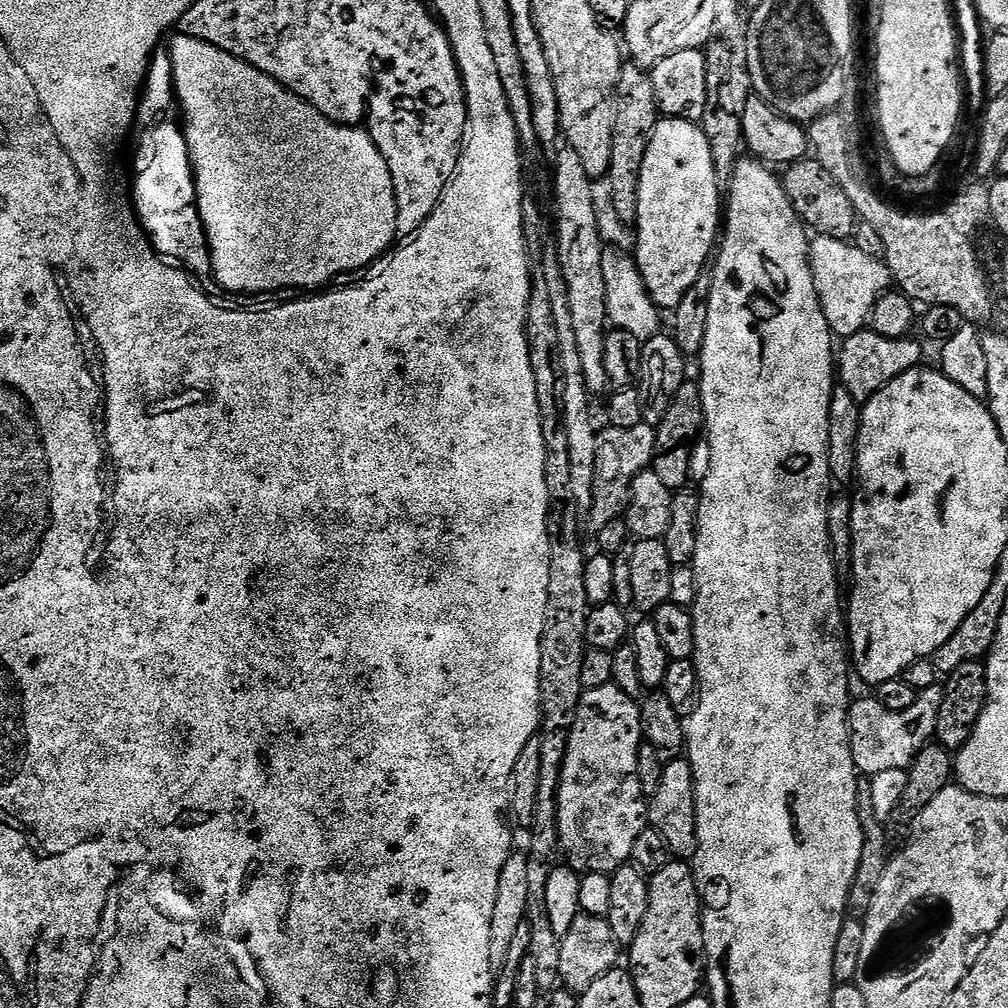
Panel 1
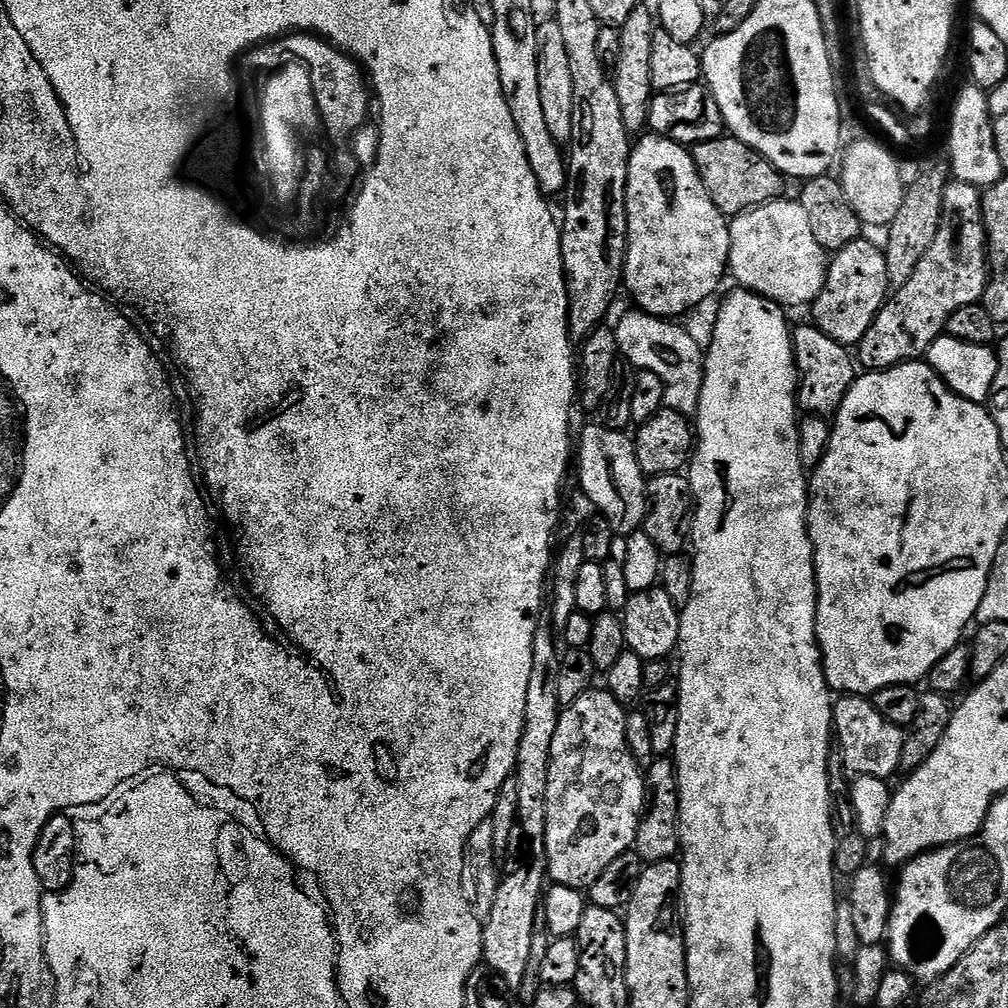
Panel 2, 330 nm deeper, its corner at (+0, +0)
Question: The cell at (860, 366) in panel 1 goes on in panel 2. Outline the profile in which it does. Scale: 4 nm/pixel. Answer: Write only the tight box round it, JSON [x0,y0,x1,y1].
[858,182,988,372]

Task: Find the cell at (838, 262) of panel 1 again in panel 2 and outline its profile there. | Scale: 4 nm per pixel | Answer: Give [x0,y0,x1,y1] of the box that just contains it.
[728,199,829,306]

